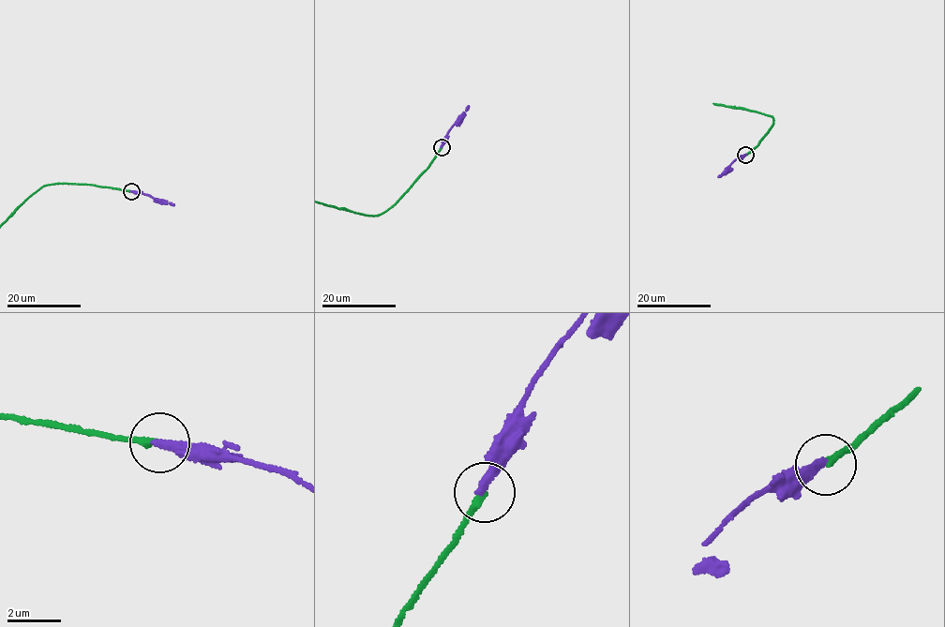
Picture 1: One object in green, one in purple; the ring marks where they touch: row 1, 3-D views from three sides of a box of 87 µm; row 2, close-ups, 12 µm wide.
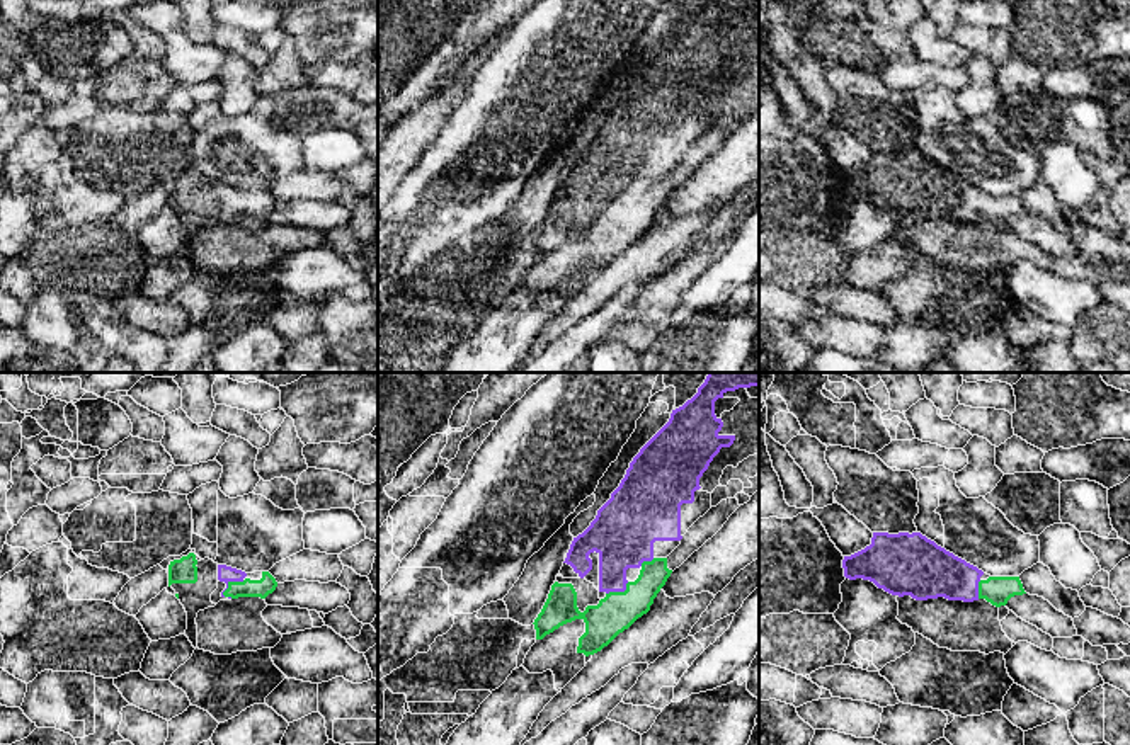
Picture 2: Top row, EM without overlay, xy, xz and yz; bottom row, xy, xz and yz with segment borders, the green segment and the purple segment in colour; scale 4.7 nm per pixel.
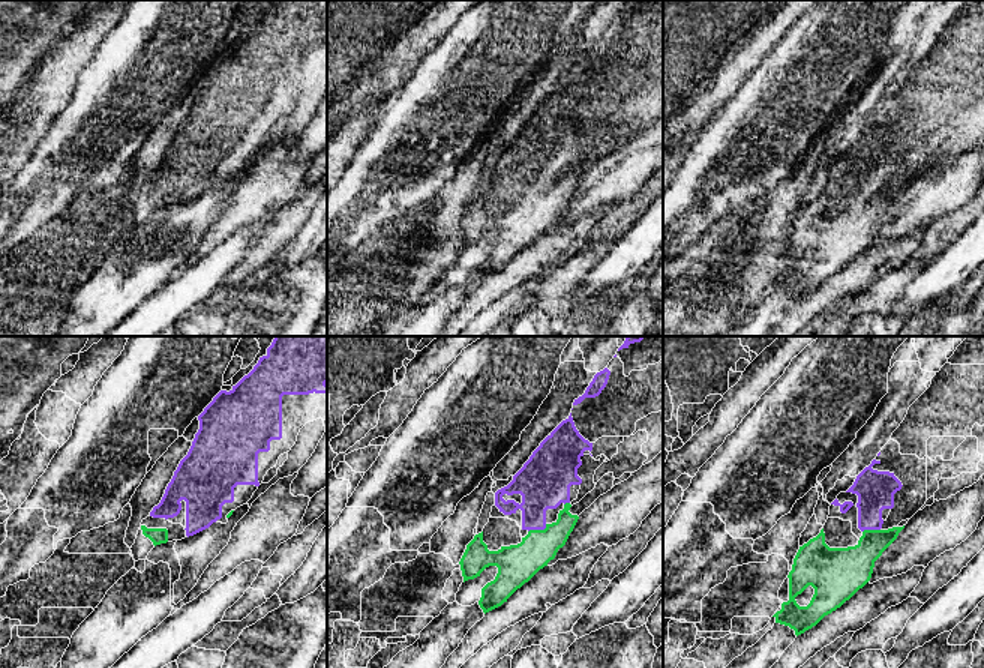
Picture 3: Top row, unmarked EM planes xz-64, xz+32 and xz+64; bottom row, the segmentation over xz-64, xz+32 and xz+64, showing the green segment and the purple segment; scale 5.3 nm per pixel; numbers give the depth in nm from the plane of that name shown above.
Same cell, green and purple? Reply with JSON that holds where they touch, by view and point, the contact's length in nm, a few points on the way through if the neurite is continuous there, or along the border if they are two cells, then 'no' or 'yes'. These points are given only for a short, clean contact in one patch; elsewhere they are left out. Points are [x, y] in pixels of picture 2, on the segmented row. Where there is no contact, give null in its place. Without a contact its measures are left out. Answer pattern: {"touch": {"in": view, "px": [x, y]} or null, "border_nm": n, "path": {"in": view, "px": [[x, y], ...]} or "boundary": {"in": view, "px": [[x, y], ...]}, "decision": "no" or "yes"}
{"touch": {"in": "xy", "px": [230, 582]}, "border_nm": 130, "path": {"in": "xy", "px": [[268, 584], [239, 587], [230, 582], [225, 574]]}, "decision": "yes"}

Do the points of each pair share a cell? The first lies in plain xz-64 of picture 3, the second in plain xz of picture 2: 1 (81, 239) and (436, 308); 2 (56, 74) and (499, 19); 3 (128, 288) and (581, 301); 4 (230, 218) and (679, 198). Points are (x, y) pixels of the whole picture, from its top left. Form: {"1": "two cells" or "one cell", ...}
{"1": "one cell", "2": "two cells", "3": "two cells", "4": "two cells"}

